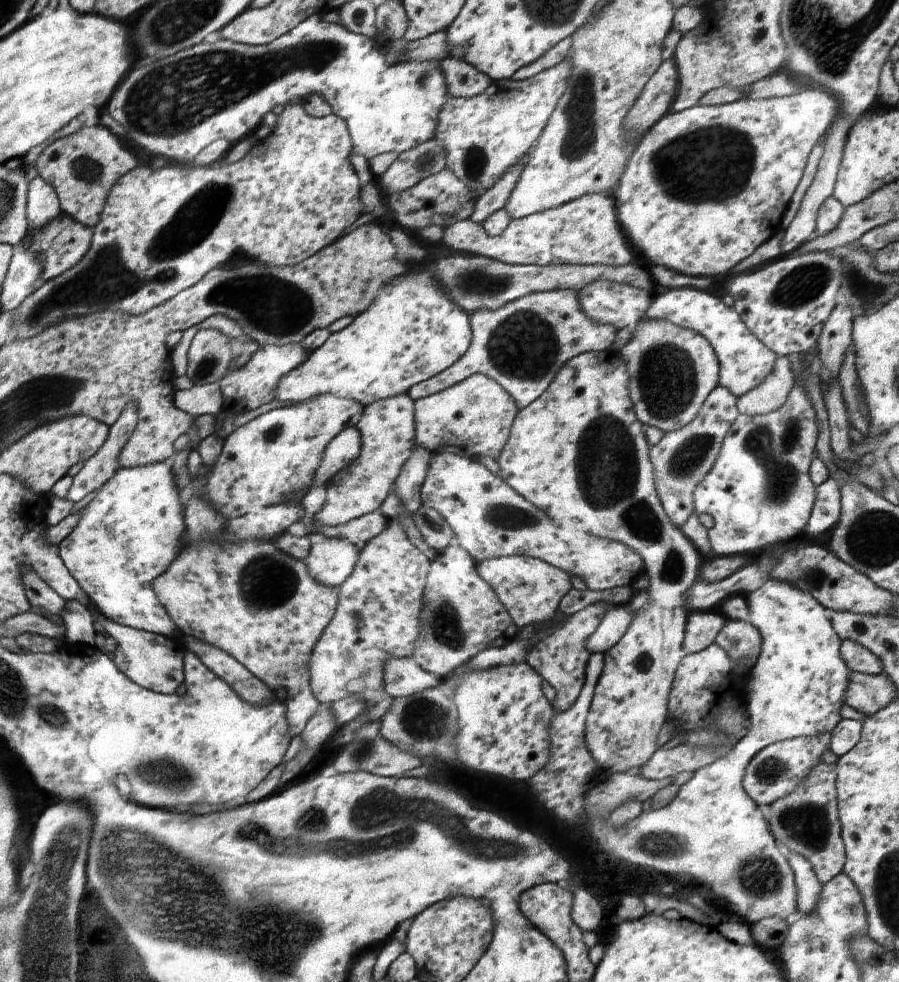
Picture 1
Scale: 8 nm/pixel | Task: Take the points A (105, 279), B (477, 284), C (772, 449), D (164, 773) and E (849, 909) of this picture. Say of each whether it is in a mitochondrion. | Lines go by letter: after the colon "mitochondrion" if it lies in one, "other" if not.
A: mitochondrion
B: mitochondrion
C: mitochondrion
D: mitochondrion
E: mitochondrion

